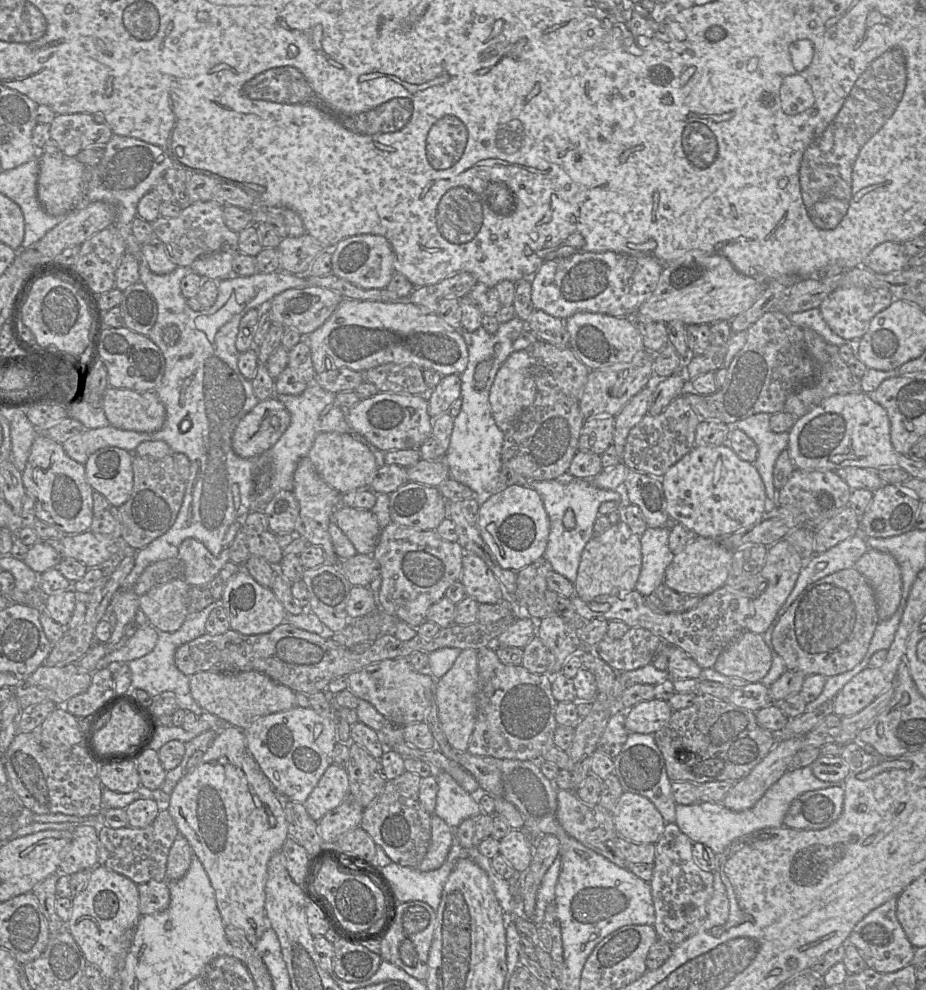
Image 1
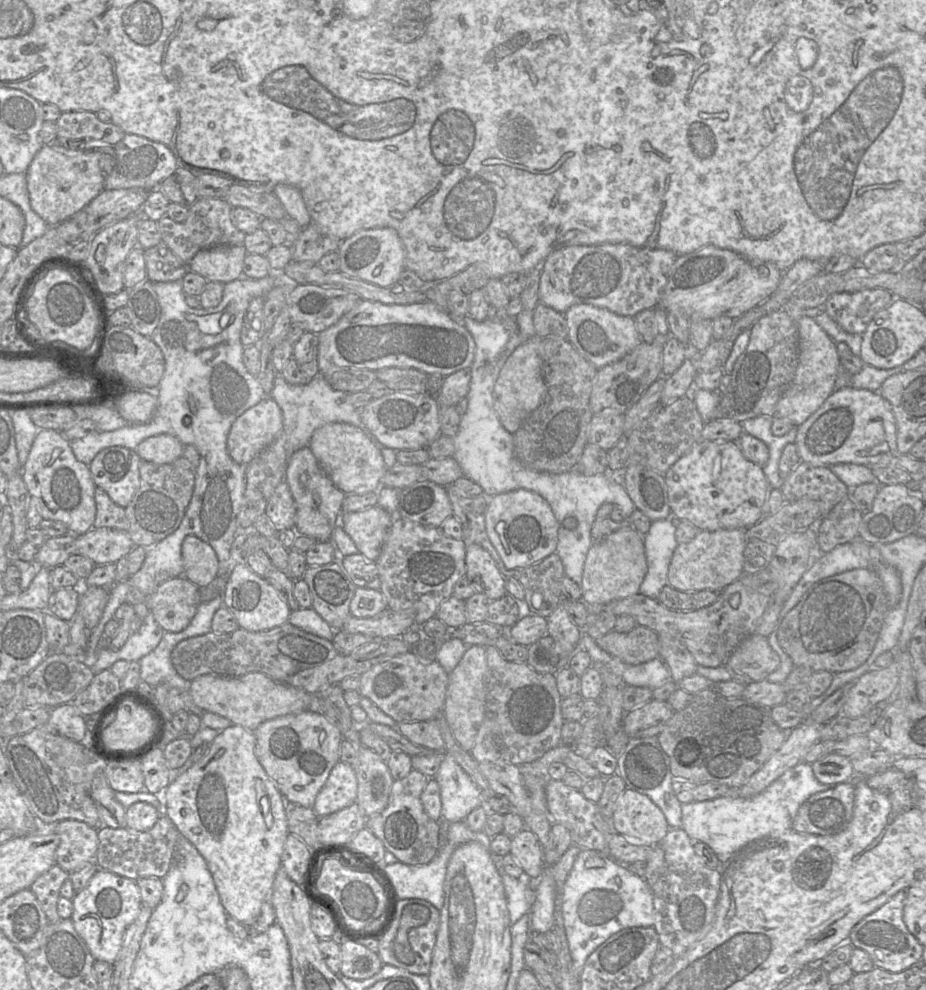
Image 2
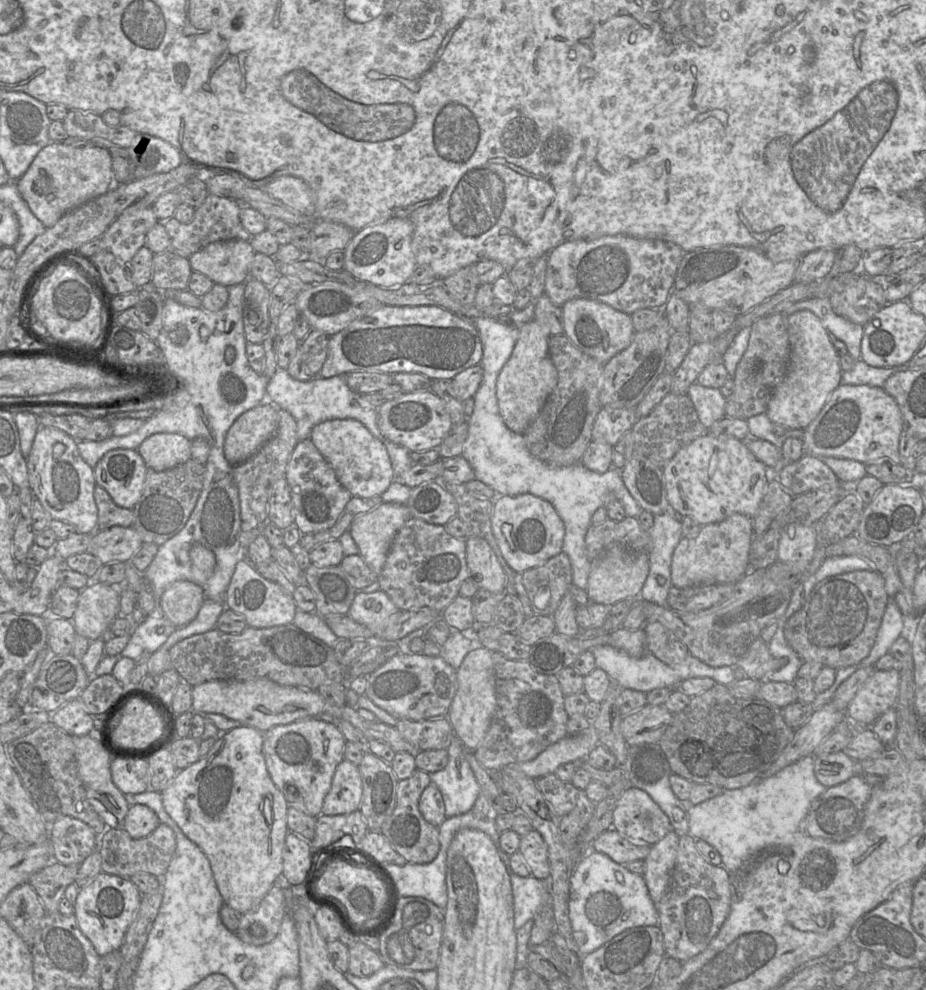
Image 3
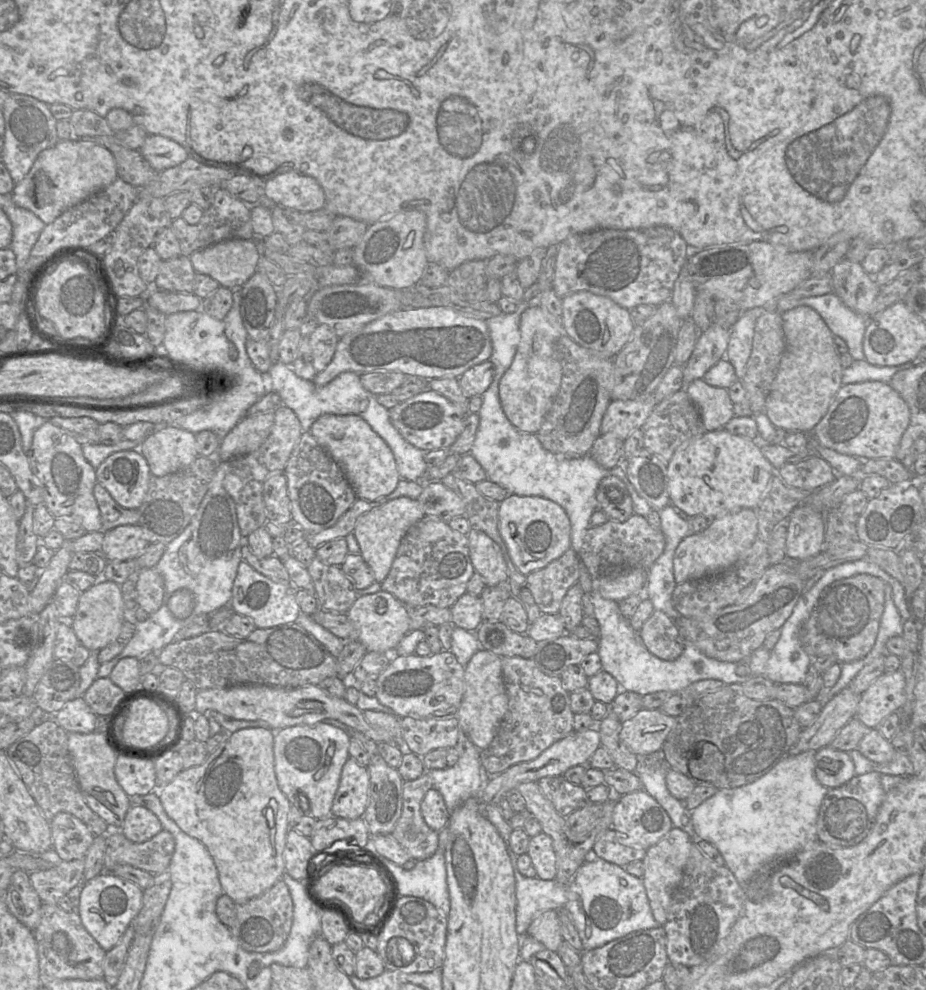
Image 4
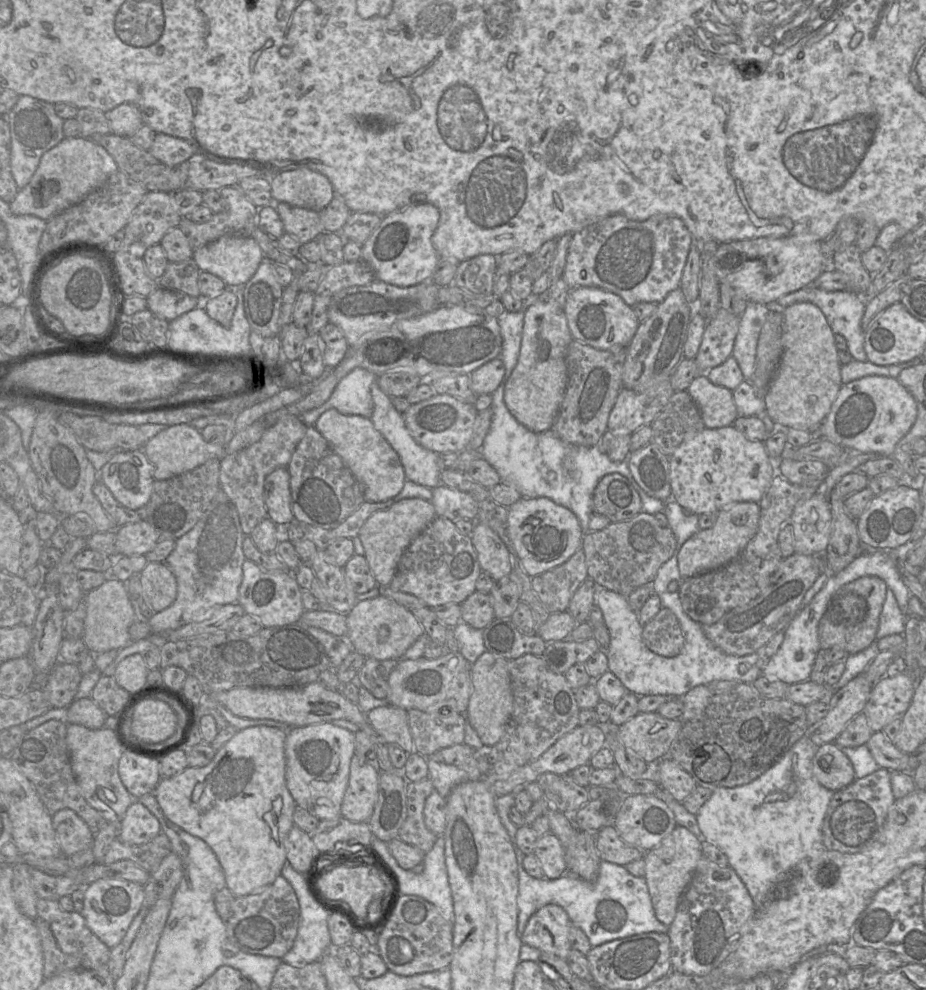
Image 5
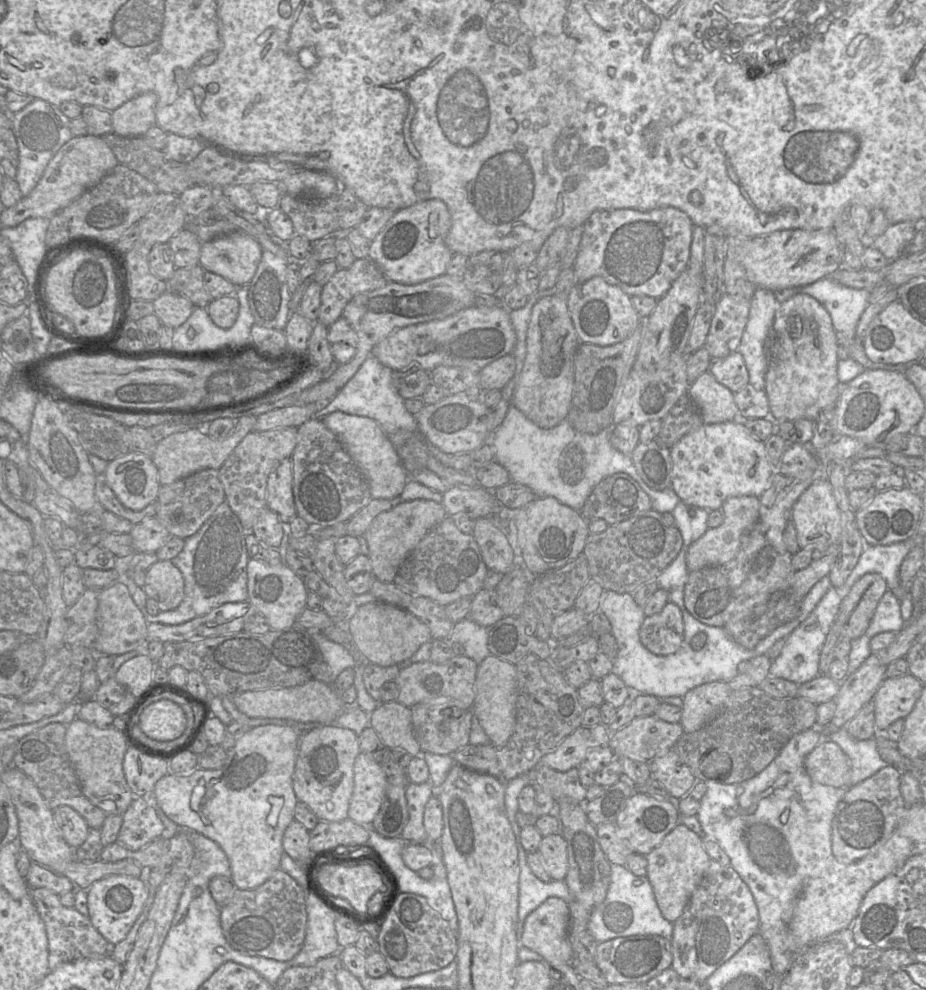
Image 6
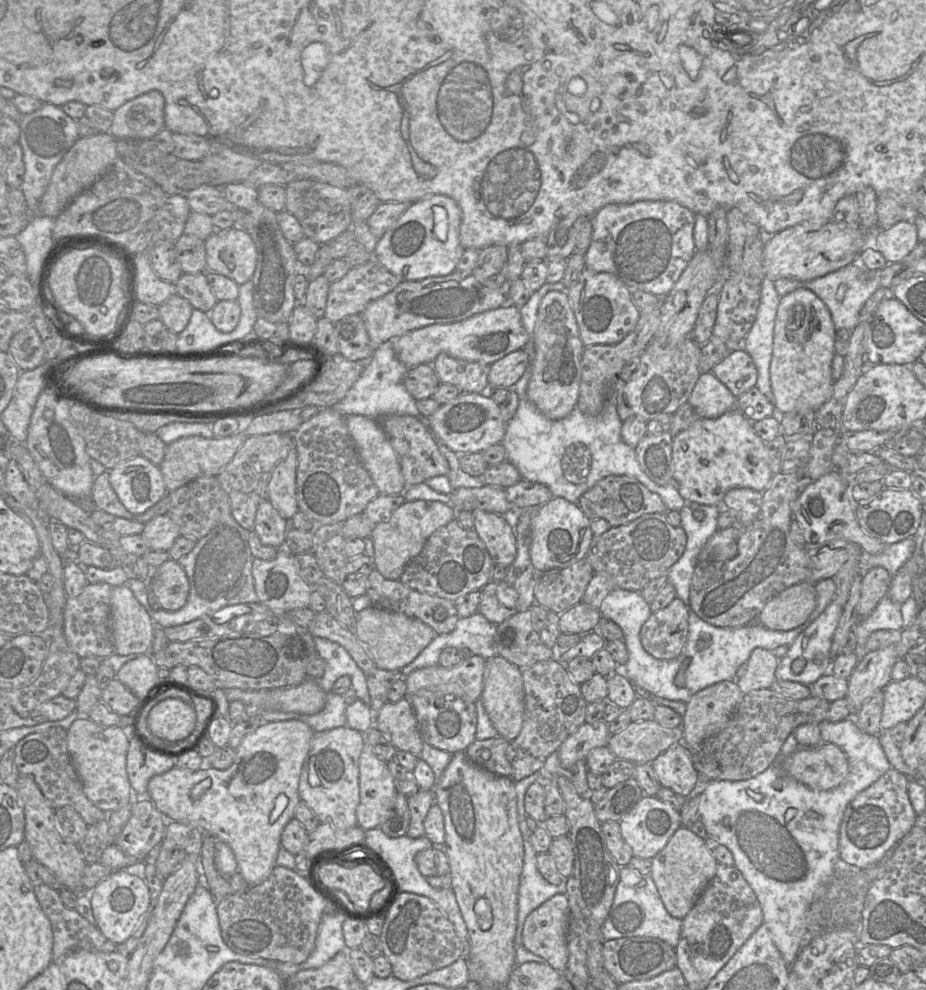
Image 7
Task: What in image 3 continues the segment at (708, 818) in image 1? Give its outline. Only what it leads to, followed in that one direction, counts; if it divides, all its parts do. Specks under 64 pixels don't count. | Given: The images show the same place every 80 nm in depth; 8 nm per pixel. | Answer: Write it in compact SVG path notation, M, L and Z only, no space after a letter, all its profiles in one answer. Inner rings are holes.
M808 755L786 766L773 776L759 779L746 787L724 790L721 794L697 805L693 805L689 800L681 801L688 810L688 834L713 846L721 856L721 866L727 871L737 870L744 861L768 845L791 847L793 835L802 830L802 822L812 801L827 789L814 774L814 758L813 755Z

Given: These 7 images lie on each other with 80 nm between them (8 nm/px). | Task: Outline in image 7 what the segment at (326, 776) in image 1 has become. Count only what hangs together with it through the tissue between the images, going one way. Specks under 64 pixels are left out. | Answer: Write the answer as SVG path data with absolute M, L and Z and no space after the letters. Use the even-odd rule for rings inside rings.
M364 744L359 758L360 802L356 810L357 825L363 830L380 827L391 815L398 793L387 762L374 754L369 744Z

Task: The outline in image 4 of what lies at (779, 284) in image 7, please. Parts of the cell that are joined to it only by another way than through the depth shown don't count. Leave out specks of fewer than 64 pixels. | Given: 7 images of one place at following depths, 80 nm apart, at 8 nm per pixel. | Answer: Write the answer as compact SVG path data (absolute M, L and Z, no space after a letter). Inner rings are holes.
M834 293L799 299L781 296L771 308L766 309L776 309L784 313L799 306L809 306L816 310L833 335L841 337L846 342L848 352L854 360L865 359L863 339L868 318L849 309Z

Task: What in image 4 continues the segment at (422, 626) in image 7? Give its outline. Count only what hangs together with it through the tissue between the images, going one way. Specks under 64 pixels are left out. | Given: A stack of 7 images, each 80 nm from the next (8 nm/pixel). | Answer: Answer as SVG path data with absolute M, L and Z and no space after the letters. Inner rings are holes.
M379 591L358 597L347 612L347 616L356 630L356 640L361 642L367 651L386 653L394 652L402 638L410 632L410 617L408 607L387 591Z

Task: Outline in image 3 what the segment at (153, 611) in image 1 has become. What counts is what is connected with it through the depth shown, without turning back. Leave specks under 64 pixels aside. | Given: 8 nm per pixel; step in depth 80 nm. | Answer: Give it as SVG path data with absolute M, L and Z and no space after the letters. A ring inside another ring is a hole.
M179 580L169 585L160 597L160 606L165 617L177 628L191 623L205 600L201 586Z

